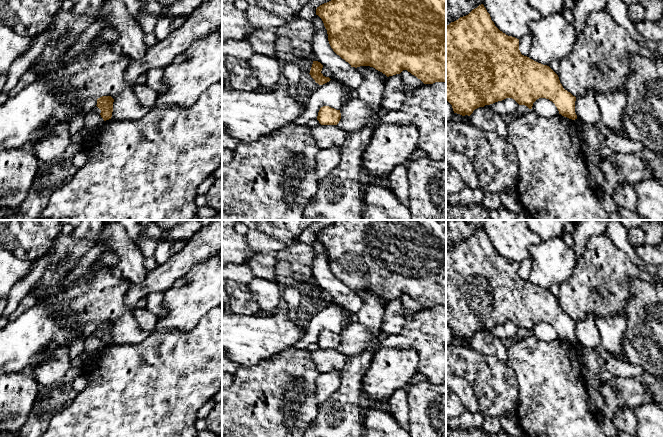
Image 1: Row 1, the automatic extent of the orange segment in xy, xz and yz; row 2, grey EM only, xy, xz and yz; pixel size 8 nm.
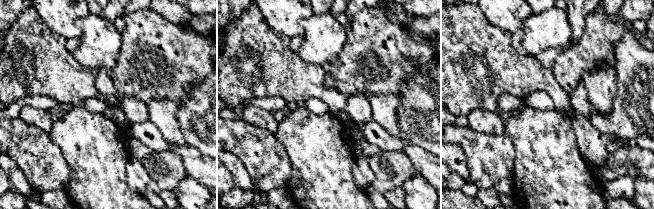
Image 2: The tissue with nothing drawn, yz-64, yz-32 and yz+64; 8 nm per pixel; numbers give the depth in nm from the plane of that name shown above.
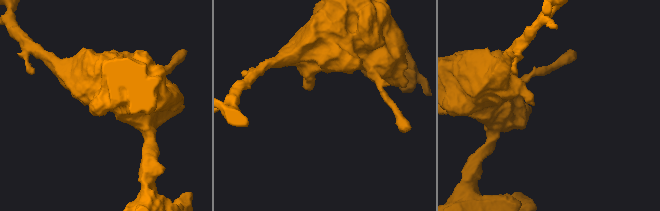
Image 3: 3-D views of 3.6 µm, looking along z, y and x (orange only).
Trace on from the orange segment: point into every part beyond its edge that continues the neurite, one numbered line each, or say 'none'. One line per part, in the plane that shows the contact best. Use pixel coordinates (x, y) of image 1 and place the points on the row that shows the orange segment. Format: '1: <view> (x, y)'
none

